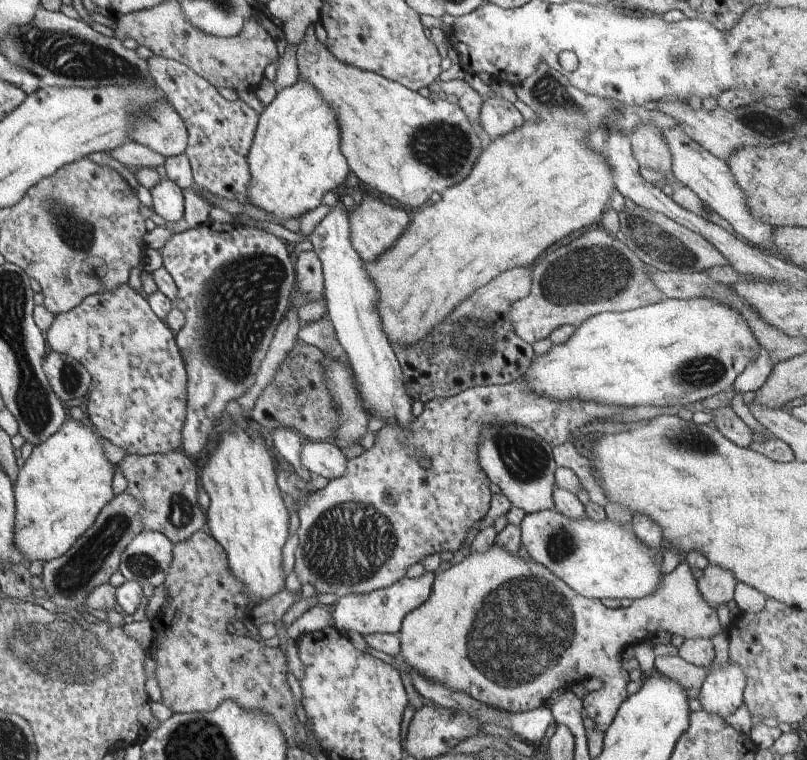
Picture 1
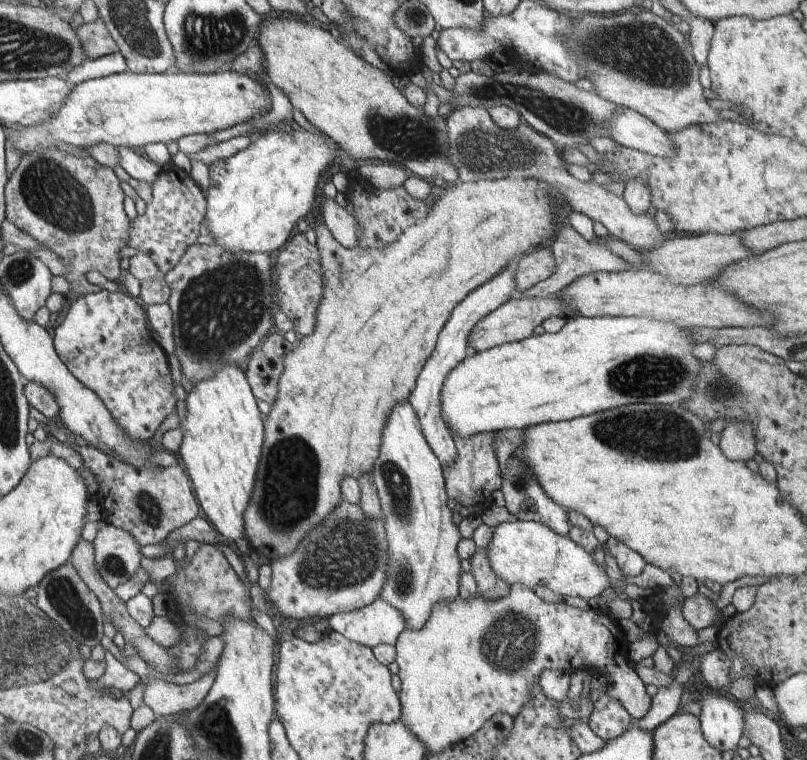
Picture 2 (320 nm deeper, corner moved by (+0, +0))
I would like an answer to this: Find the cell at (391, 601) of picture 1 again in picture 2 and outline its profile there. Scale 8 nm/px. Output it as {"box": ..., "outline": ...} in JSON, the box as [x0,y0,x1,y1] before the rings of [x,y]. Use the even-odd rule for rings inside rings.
{"box":[329,598,405,648],"outline":[[[380,598],[362,608],[336,613],[329,618],[331,630],[348,640],[374,648],[381,644],[394,645],[405,629],[402,613]]]}

